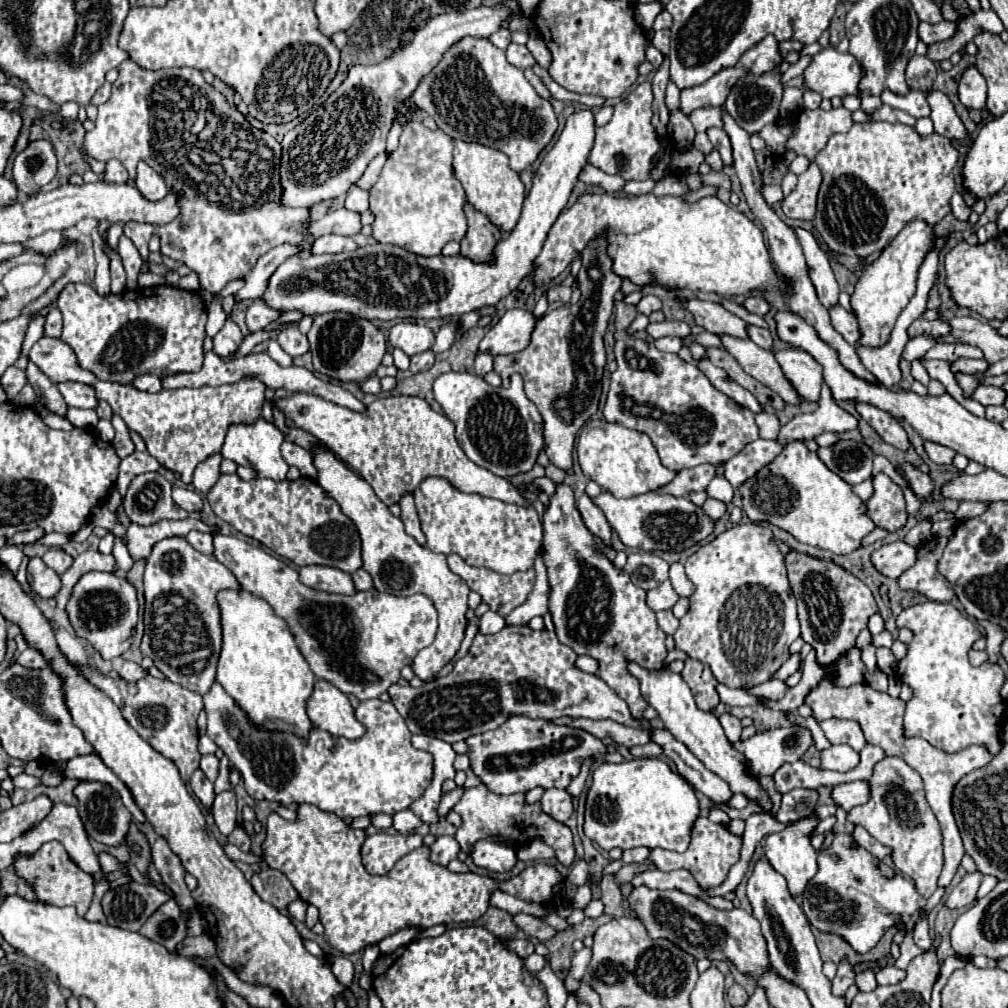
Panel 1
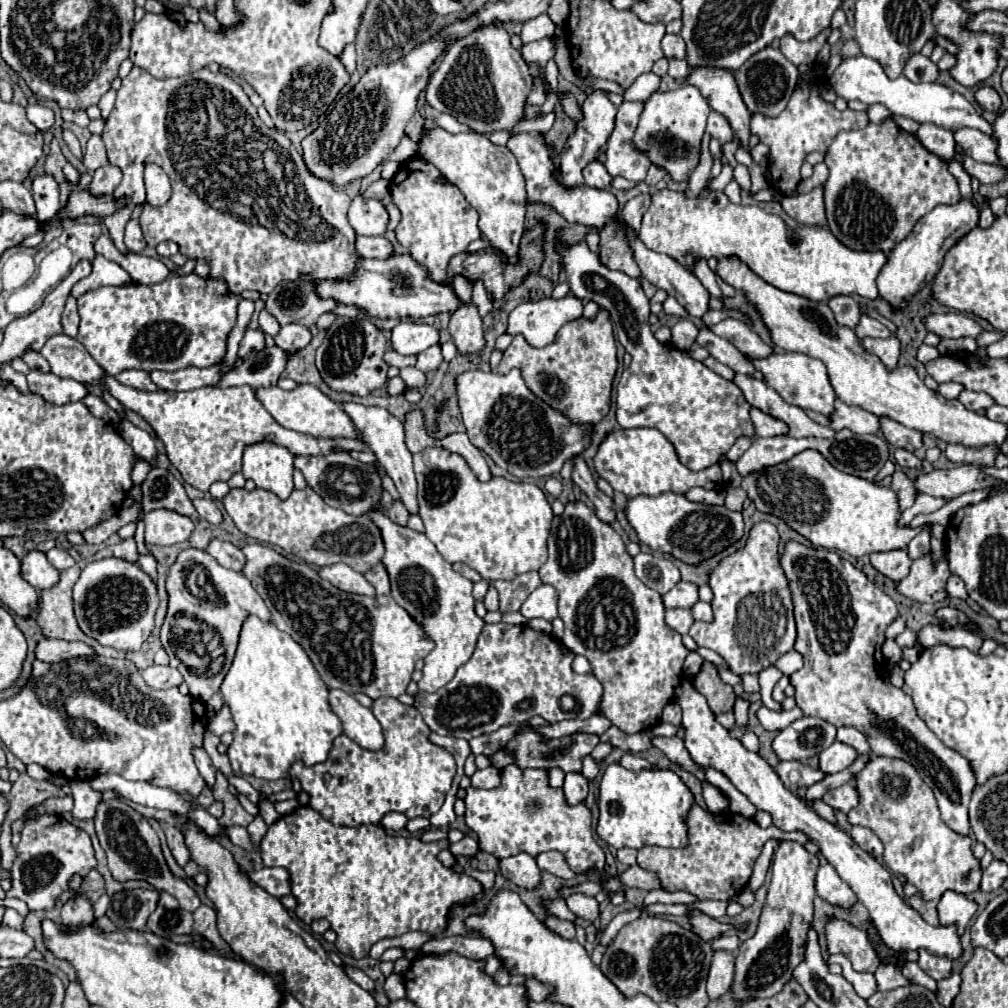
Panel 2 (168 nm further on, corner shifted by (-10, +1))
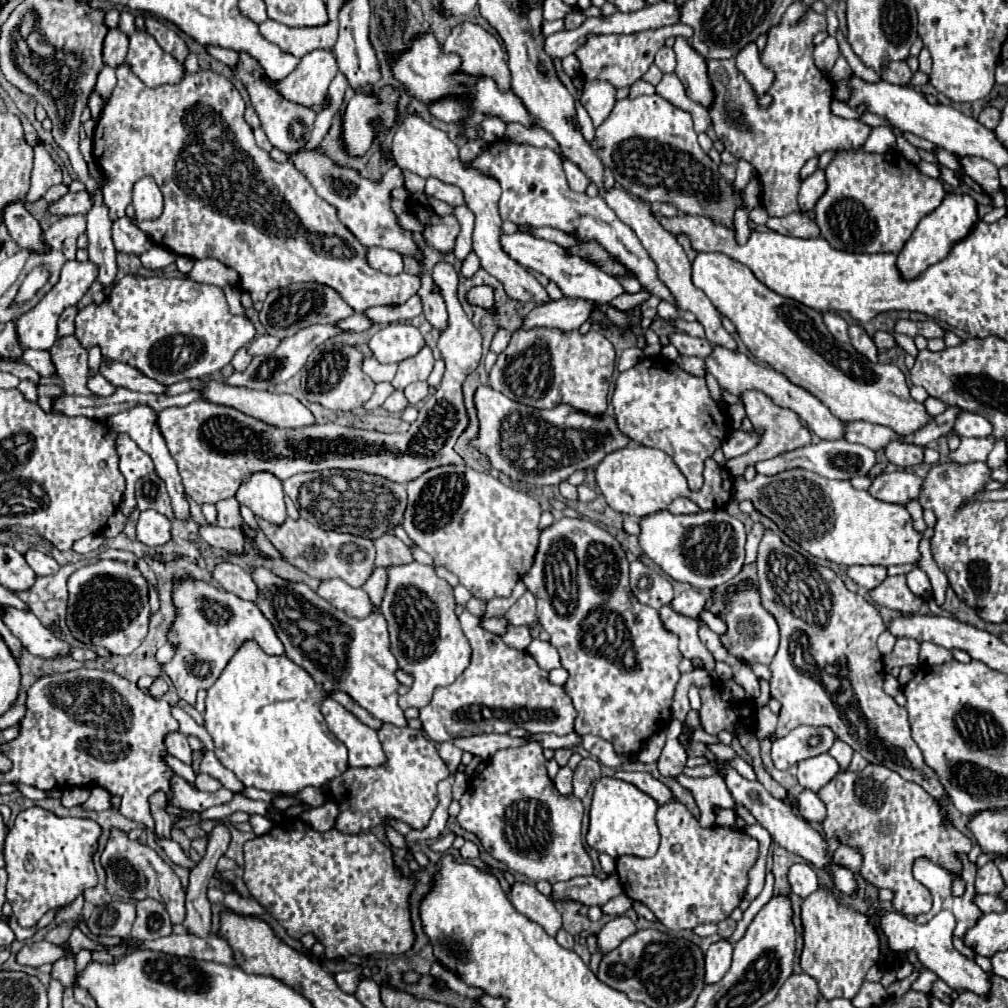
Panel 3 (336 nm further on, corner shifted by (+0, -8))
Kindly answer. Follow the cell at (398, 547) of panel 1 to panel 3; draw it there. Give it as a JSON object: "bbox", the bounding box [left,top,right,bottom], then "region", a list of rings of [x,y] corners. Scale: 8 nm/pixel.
{"bbox":[382,562,470,710],"region":[[[418,562],[406,564],[406,566],[394,566],[388,568],[388,588],[382,600],[382,616],[388,622],[388,632],[390,632],[390,650],[398,660],[398,668],[404,670],[406,674],[410,674],[414,678],[408,694],[400,696],[398,706],[402,710],[416,706],[416,708],[424,708],[430,702],[430,696],[434,692],[436,686],[450,686],[470,664],[470,644],[460,628],[458,616],[454,614],[456,602],[454,602],[454,594],[452,594],[452,586],[448,586],[446,580],[438,578],[434,574],[432,566],[424,566]]]}

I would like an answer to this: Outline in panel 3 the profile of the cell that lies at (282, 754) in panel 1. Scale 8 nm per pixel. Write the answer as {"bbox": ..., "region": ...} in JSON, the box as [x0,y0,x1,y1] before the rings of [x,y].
{"bbox":[326,724,450,834],"region":[[[384,724],[384,728],[378,730],[378,738],[388,756],[386,764],[378,768],[348,768],[326,788],[330,798],[340,806],[334,828],[346,834],[358,834],[382,824],[386,818],[396,818],[414,830],[424,830],[438,806],[436,784],[448,778],[450,770],[438,756],[434,742],[428,740],[422,730]]]}

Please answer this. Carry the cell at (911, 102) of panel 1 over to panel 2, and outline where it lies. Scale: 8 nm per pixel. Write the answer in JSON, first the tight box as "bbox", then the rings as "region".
{"bbox":[834,55,992,135],"region":[[[864,55],[844,57],[842,63],[838,65],[838,69],[834,71],[834,91],[838,97],[842,97],[846,101],[858,99],[866,105],[880,103],[880,105],[888,107],[892,113],[910,117],[918,123],[934,123],[934,125],[946,127],[950,131],[956,131],[960,127],[974,127],[974,129],[980,129],[980,131],[992,135],[992,127],[984,121],[982,115],[976,113],[972,103],[968,103],[960,93],[956,93],[940,83],[912,83],[904,75],[900,75],[898,79],[888,79],[882,65],[872,57],[864,57]]]}

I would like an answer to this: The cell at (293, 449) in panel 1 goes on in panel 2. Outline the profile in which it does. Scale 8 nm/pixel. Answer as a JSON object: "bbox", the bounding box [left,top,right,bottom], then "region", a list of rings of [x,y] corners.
{"bbox":[294,453,380,515],"region":[[[328,453],[328,455],[298,455],[294,457],[294,467],[300,469],[308,481],[308,485],[322,495],[324,503],[330,507],[342,509],[350,515],[366,515],[374,507],[380,505],[380,477],[372,465],[364,465],[352,459],[348,453]]]}

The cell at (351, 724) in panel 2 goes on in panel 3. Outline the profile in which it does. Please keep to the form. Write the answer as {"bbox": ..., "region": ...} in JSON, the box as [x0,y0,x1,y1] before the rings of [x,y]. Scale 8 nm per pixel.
{"bbox":[322,698,386,766],"region":[[[326,698],[322,704],[322,714],[330,732],[348,748],[348,764],[350,766],[382,766],[386,762],[386,754],[380,746],[378,732],[362,724],[354,714],[350,714],[344,706]]]}

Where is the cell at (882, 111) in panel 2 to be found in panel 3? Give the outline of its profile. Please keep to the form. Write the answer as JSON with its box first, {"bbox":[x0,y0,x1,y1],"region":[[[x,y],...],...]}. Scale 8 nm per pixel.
{"bbox":[862,126,896,154],"region":[[[888,126],[874,128],[870,138],[862,146],[864,152],[876,152],[876,154],[882,154],[882,152],[892,150],[892,148],[896,148],[896,136],[892,134],[892,130]]]}

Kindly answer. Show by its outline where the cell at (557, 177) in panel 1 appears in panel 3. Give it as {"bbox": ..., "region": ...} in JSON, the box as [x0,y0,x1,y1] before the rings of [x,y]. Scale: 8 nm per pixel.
{"bbox":[582,80,616,126],"region":[[[590,80],[584,84],[582,104],[594,120],[594,126],[598,126],[616,104],[616,88],[606,80]]]}

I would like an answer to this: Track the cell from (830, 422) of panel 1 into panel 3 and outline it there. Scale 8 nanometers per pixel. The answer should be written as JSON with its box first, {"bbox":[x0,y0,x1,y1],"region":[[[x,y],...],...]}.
{"bbox":[846,420,900,452],"region":[[[864,420],[846,424],[846,440],[864,444],[864,446],[872,448],[874,452],[876,450],[884,450],[890,442],[894,442],[898,438],[900,436],[892,428],[888,428],[888,426],[870,424],[870,422],[864,422]]]}

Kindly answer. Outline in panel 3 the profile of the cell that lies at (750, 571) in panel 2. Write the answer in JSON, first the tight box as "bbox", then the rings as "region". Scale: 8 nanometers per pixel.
{"bbox":[722,590,778,664],"region":[[[728,590],[728,608],[722,612],[722,620],[728,624],[728,632],[722,636],[722,644],[728,648],[730,654],[736,658],[744,658],[748,662],[762,662],[770,664],[774,652],[778,650],[778,624],[770,612],[766,612],[758,600],[756,590]]]}

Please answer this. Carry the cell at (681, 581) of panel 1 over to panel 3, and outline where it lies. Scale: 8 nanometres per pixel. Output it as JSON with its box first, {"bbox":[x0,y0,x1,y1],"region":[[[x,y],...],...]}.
{"bbox":[700,612,726,636],"region":[[[702,612],[700,614],[700,618],[708,624],[708,628],[710,630],[714,630],[718,636],[722,636],[722,634],[726,634],[726,624],[718,618],[718,616],[714,616],[712,612]]]}

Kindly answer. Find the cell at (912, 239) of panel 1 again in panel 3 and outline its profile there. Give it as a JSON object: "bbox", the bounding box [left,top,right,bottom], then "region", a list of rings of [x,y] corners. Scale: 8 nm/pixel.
{"bbox":[898,194,978,278],"region":[[[946,194],[942,204],[918,224],[918,228],[914,230],[914,234],[910,236],[910,240],[906,242],[902,252],[898,252],[898,270],[902,272],[902,276],[916,278],[928,266],[944,260],[948,256],[950,248],[958,240],[966,238],[976,222],[978,222],[978,212],[976,212],[976,200],[972,196],[968,196],[968,194]]]}

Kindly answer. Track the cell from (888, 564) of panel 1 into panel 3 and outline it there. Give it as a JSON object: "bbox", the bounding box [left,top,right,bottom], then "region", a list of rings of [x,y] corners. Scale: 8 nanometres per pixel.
{"bbox":[848,566,886,590],"region":[[[850,566],[848,576],[858,586],[864,586],[864,588],[872,590],[886,578],[886,568],[882,568],[882,566]]]}

